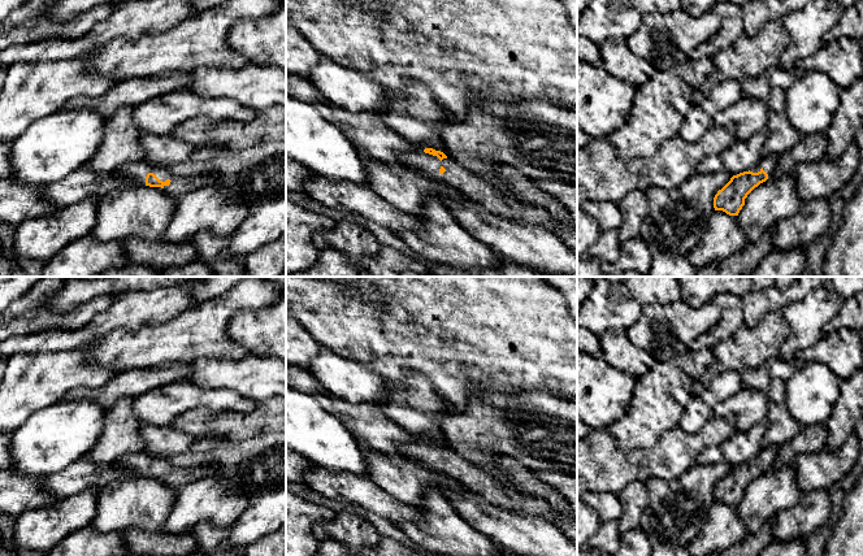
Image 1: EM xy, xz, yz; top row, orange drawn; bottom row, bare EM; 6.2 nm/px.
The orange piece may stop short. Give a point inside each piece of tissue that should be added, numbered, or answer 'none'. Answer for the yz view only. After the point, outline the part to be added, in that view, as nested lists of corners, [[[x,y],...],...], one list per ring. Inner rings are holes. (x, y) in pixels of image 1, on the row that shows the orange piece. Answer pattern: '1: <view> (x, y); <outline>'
1: yz (768, 163); [[[768,155],[768,156],[760,156],[758,164],[750,169],[753,173],[758,173],[762,169],[768,174],[768,179],[771,179],[771,175],[773,174],[776,165],[779,161],[779,155]]]

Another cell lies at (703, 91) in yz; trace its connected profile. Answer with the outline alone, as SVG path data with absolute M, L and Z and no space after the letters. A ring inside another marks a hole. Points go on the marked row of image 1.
M780 19L766 22L755 36L742 35L712 57L715 70L694 92L693 105L702 104L711 90L725 79L742 82L777 66L789 43L790 35Z

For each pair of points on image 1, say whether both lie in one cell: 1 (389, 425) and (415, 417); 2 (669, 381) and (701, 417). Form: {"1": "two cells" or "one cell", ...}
{"1": "two cells", "2": "two cells"}

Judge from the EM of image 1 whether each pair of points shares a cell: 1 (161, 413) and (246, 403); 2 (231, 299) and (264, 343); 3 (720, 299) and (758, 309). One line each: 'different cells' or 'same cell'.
1: same cell
2: different cells
3: different cells

